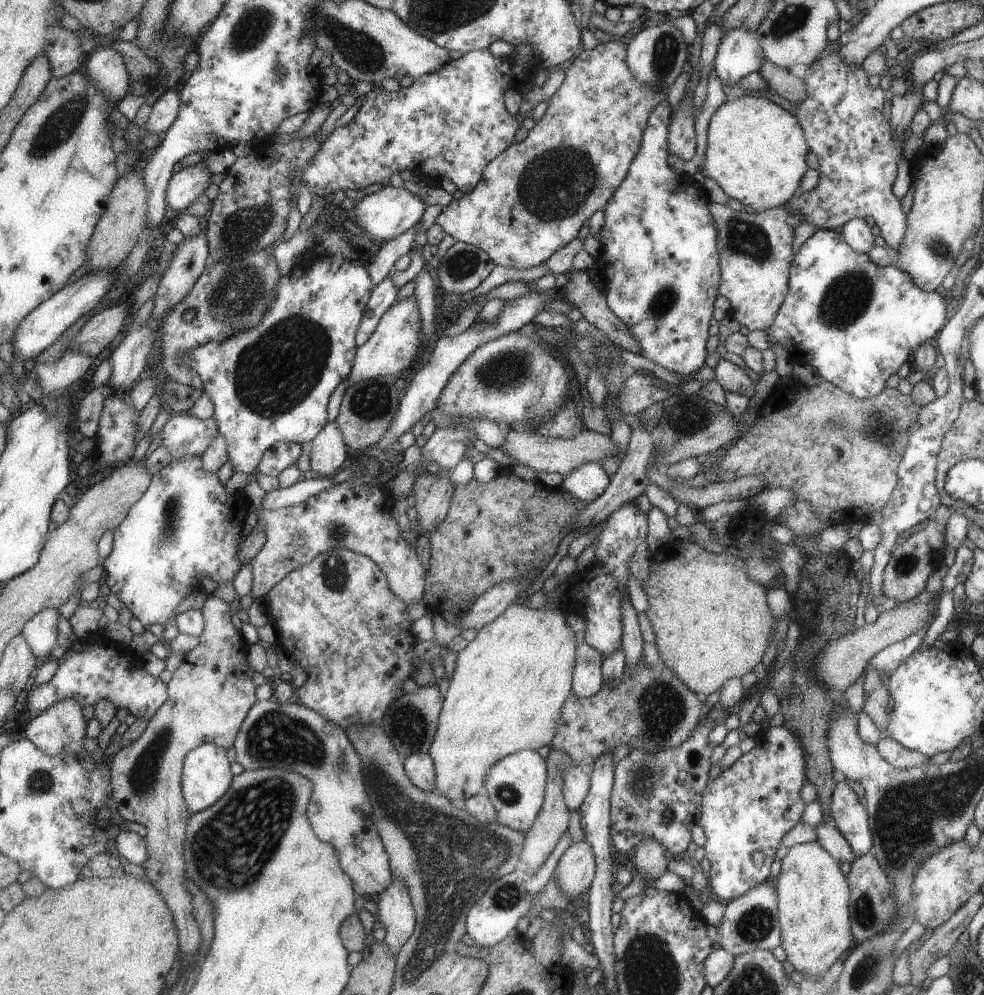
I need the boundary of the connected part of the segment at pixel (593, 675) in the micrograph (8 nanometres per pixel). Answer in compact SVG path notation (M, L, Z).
M575 630L577 640L576 666L573 667L572 692L577 698L593 696L603 685L601 663L603 658L593 648L589 648L579 630Z

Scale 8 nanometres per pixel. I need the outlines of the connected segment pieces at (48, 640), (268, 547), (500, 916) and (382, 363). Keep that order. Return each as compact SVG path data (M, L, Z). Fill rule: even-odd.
M47 608L41 610L25 625L22 634L25 634L25 640L31 644L31 650L35 652L40 662L47 660L51 650L58 646L57 626L60 618L60 610Z
M360 473L360 475L350 477L339 484L334 483L333 486L329 486L329 488L317 492L317 494L311 494L307 500L303 500L299 504L281 507L274 511L259 509L257 511L256 526L265 534L265 542L251 561L252 587L250 594L252 598L261 598L267 593L267 590L273 588L285 575L295 571L302 564L311 562L321 552L331 550L331 548L346 548L351 552L365 555L375 563L381 573L387 576L389 588L399 600L403 600L406 605L417 602L422 597L421 594L424 594L423 572L425 570L423 570L421 562L415 556L415 546L409 544L409 538L412 538L412 536L407 535L405 542L403 542L401 532L397 530L397 524L391 518L389 510L385 506L379 505L382 500L381 488L377 484L373 484L375 479L375 476Z
M566 830L548 854L546 863L539 867L535 874L529 874L522 869L515 869L509 874L500 876L497 880L492 880L484 895L469 908L468 916L465 919L465 933L475 942L477 947L482 947L485 952L494 944L503 940L509 933L514 932L517 920L527 913L533 896L539 894L545 888L557 860L565 852L565 849L571 846L571 843L571 836Z
M408 296L399 302L396 300L383 312L367 342L357 347L356 358L353 359L348 372L347 384L355 384L359 380L369 380L375 376L393 376L407 368L415 358L417 346L421 338L421 316L417 302L413 296Z

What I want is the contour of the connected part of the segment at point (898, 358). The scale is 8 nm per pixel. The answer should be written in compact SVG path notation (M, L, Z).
M819 228L801 244L797 254L792 256L792 266L789 267L789 290L785 293L784 303L781 304L780 310L777 311L773 322L763 330L767 336L769 347L782 346L787 351L790 362L804 364L815 368L817 374L837 386L845 393L849 393L857 398L871 398L879 394L883 390L885 380L897 372L897 368L909 360L911 350L914 350L921 342L929 341L933 334L937 334L937 330L945 324L945 302L937 292L925 292L913 280L897 269L895 266L889 265L882 267L881 265L873 264L869 260L869 256L855 252L844 240L841 233L835 230L823 230Z

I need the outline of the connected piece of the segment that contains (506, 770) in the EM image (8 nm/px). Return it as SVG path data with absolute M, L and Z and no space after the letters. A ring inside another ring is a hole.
M523 749L497 760L488 771L488 776L485 776L482 793L489 798L495 809L495 822L515 832L527 834L544 804L546 786L547 760L539 756L537 751Z

